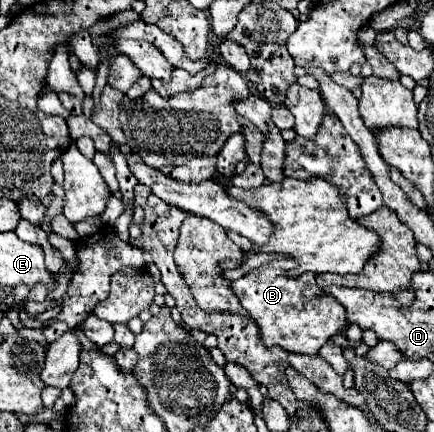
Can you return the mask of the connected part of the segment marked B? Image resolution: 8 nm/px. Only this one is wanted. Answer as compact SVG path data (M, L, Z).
M295 259L273 261L233 281L231 287L237 293L243 309L247 309L255 319L267 347L279 345L281 349L291 353L317 355L333 335L347 331L347 313L337 299L331 299L331 295L317 287L315 273L301 273L297 277L291 277L289 271L295 267Z

